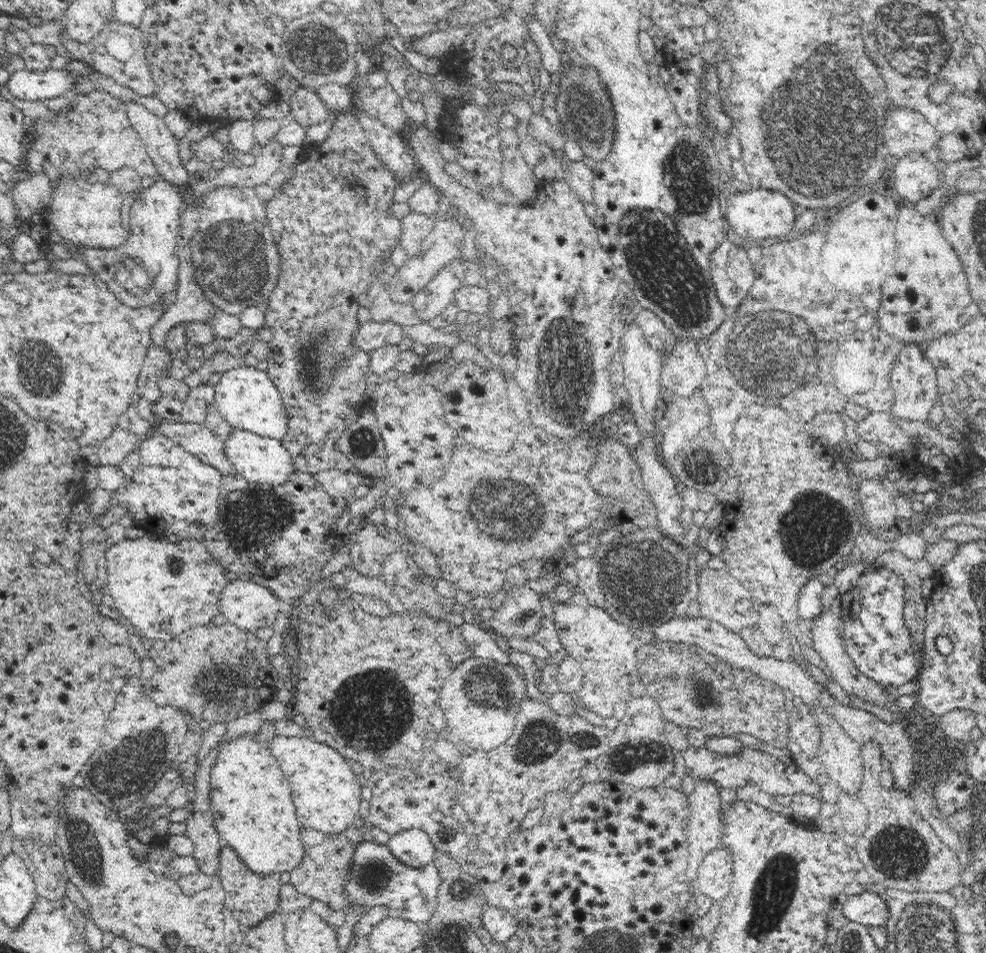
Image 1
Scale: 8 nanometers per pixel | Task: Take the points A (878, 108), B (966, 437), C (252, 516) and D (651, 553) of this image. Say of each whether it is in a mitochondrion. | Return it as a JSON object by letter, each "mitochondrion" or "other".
{"A":"mitochondrion","B":"other","C":"mitochondrion","D":"mitochondrion"}

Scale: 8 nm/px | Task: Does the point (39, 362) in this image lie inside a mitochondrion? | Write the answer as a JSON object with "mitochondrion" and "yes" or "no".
{"mitochondrion":"yes"}

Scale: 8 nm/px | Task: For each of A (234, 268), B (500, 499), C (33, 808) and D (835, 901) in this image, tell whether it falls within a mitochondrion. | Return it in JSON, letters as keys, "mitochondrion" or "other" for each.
{"A":"mitochondrion","B":"mitochondrion","C":"other","D":"other"}

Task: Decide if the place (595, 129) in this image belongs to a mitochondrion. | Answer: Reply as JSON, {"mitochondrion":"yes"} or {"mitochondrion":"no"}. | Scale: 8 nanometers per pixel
{"mitochondrion":"yes"}

